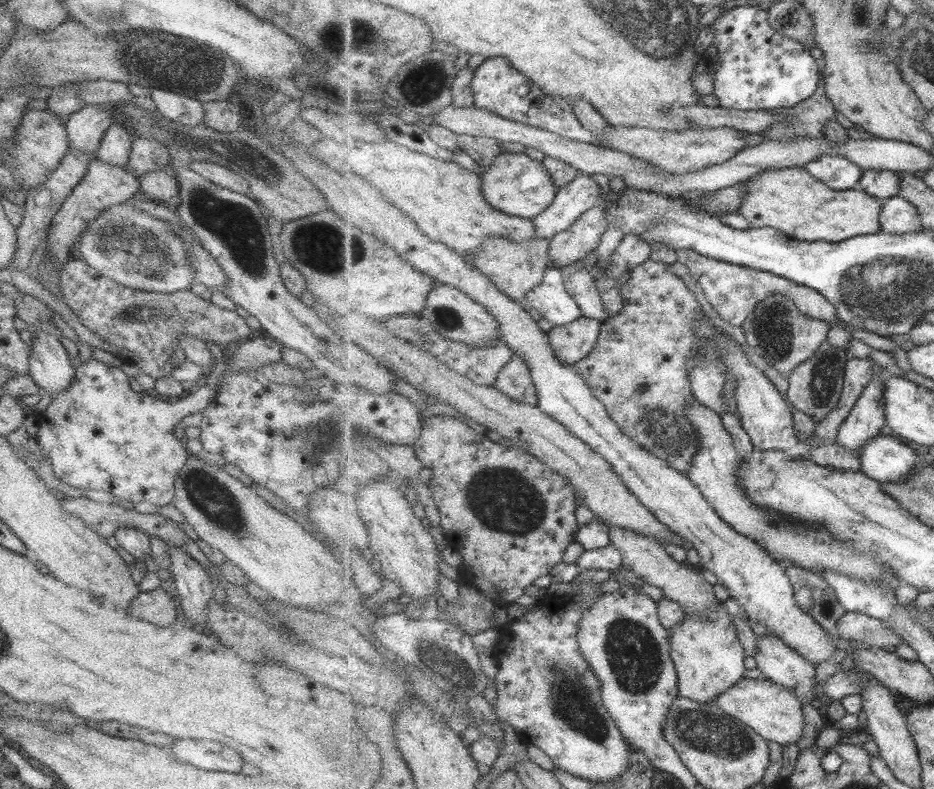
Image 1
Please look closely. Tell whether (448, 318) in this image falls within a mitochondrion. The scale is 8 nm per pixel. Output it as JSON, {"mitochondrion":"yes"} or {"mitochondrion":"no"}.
{"mitochondrion":"yes"}

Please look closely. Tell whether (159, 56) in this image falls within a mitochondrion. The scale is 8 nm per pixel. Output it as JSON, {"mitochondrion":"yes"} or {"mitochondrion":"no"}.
{"mitochondrion":"yes"}

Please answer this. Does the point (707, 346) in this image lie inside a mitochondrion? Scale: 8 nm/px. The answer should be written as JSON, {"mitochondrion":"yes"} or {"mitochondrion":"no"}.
{"mitochondrion":"no"}

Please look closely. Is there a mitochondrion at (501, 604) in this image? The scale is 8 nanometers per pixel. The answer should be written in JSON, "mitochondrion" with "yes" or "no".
{"mitochondrion":"no"}

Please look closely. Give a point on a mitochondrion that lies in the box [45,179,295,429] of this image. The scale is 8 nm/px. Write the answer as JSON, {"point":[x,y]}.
{"point":[134,248]}

